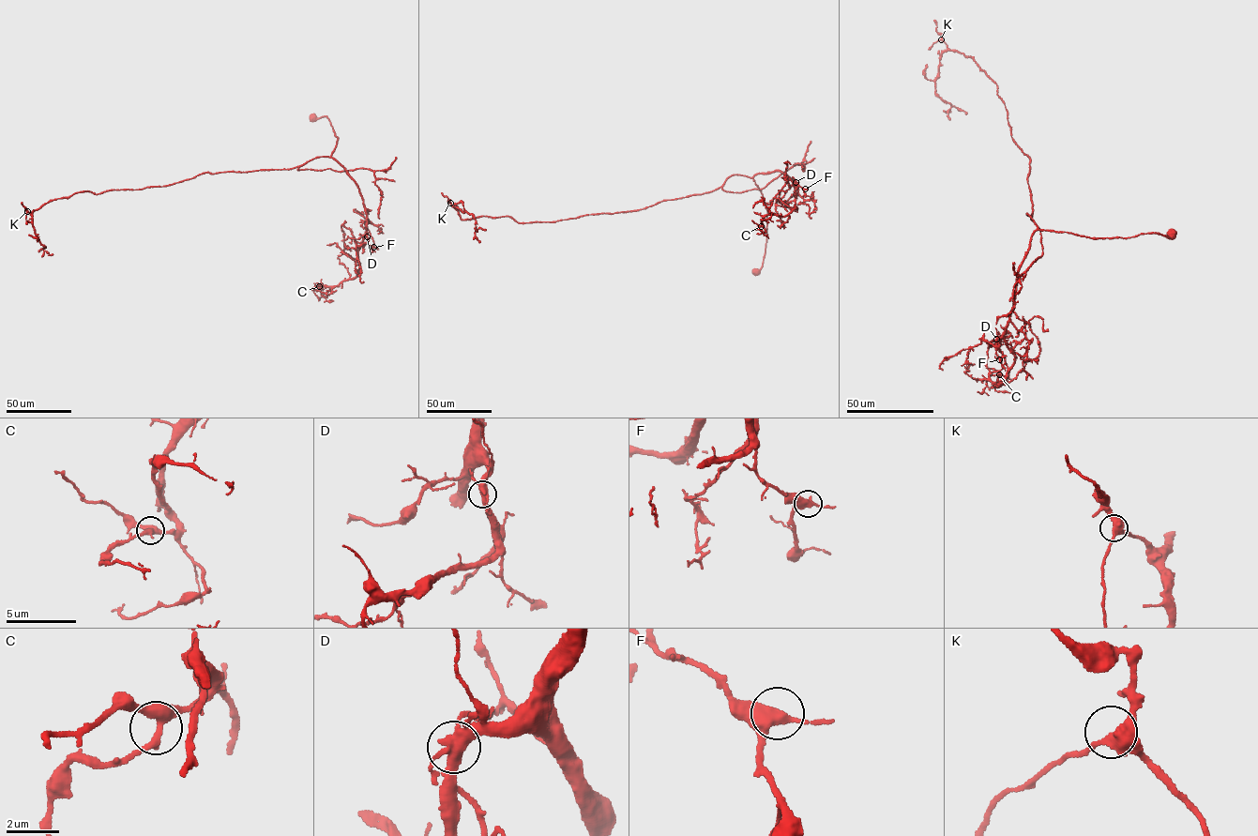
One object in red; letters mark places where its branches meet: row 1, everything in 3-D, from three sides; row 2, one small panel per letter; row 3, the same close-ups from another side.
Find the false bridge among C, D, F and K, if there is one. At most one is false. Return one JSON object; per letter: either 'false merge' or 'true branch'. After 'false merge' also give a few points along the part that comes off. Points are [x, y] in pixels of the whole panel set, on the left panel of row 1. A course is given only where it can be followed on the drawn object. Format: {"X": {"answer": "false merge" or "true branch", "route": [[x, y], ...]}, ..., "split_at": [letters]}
{"C": {"answer": "true branch"}, "D": {"answer": "false merge", "route": [[367, 235], [368, 242], [362, 246], [362, 252]]}, "F": {"answer": "true branch"}, "K": {"answer": "true branch"}, "split_at": ["D"]}

